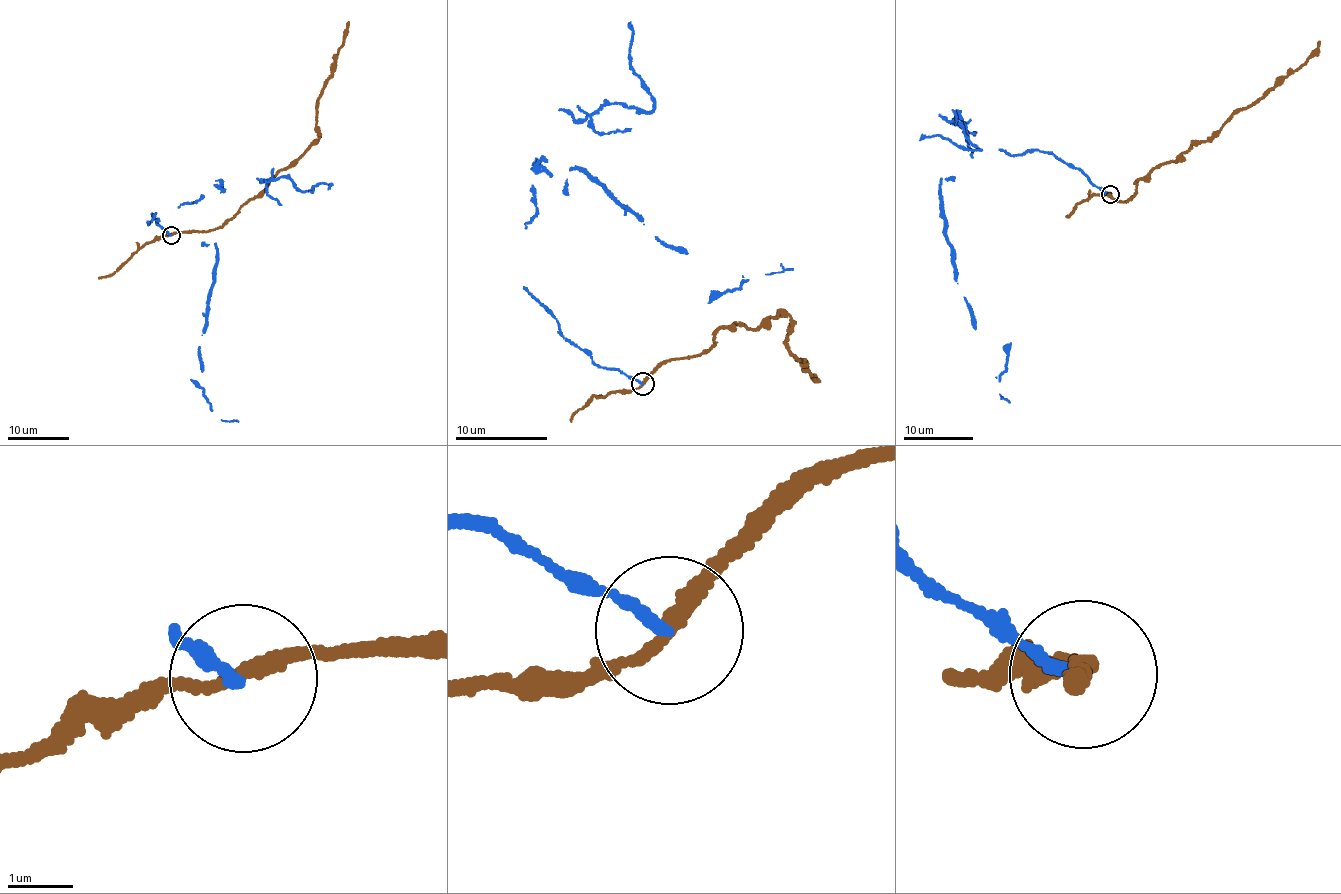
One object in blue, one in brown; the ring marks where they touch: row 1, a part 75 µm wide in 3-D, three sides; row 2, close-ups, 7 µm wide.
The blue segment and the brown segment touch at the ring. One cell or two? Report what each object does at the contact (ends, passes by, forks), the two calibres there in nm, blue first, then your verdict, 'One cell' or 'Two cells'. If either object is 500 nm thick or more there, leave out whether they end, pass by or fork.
At the ring blue ends. At the ring brown passes by. Thickness 160 nm (blue) against 200 nm. Two cells

